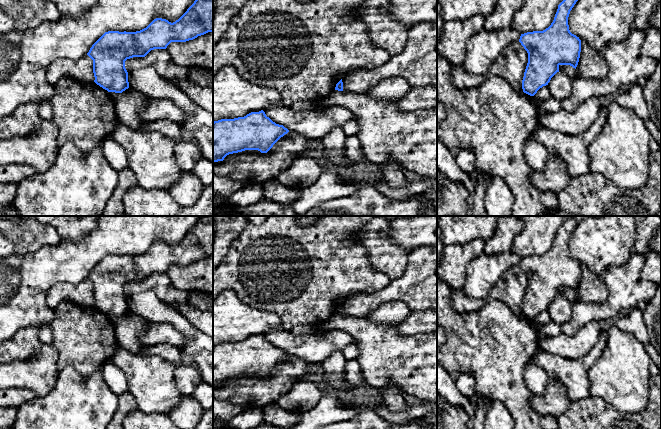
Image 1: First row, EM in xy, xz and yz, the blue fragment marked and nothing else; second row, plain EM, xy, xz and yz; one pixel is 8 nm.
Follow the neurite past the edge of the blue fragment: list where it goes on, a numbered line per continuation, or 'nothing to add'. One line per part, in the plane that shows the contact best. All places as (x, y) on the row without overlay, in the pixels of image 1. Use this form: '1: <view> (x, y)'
nothing to add

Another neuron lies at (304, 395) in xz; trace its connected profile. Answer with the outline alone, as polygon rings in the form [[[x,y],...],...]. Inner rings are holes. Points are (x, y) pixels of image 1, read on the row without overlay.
[[[300,380],[292,386],[288,393],[281,396],[276,403],[282,409],[302,414],[313,409],[325,393],[326,391],[321,384]]]

